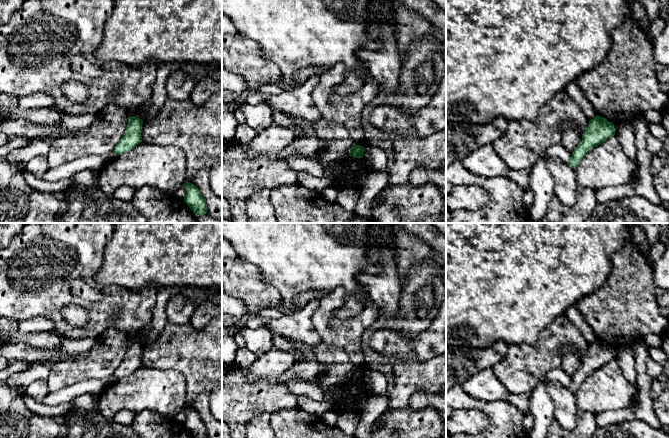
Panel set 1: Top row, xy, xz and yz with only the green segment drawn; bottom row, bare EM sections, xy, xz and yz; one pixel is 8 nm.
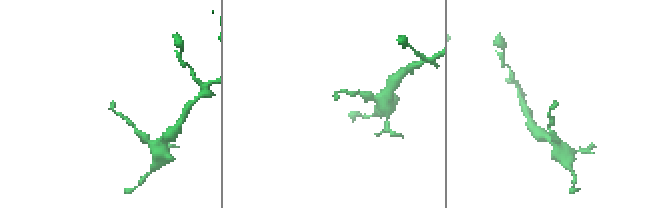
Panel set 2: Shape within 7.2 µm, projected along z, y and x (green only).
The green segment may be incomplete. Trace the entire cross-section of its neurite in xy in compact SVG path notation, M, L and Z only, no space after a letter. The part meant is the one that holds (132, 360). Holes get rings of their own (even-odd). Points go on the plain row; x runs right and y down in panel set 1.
M129 340L124 359L115 370L113 378L127 377L140 368L143 365L141 359L142 349L142 343Z

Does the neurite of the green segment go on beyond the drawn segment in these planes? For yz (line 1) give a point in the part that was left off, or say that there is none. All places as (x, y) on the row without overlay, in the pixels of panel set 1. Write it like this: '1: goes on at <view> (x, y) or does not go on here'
1: does not go on here

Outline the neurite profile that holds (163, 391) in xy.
M141 366L127 377L115 379L97 396L97 410L107 419L121 410L154 411L174 418L187 405L187 383L174 369Z

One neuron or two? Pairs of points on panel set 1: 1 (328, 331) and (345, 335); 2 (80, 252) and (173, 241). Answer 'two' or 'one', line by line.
1: one
2: two

